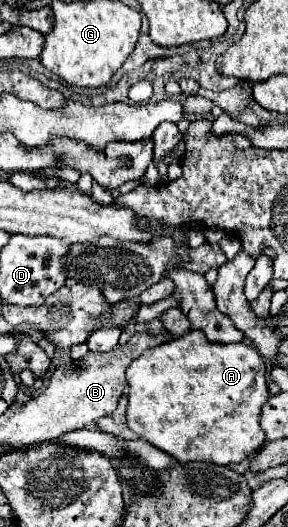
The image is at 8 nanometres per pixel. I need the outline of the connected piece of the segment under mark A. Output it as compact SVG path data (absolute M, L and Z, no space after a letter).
M189 330L171 342L145 350L145 354L129 364L127 426L139 438L147 440L179 462L213 462L219 466L241 462L265 442L265 434L259 428L259 414L269 398L265 372L265 362L255 346L245 342L213 344L205 338L205 334L201 334L201 330Z

